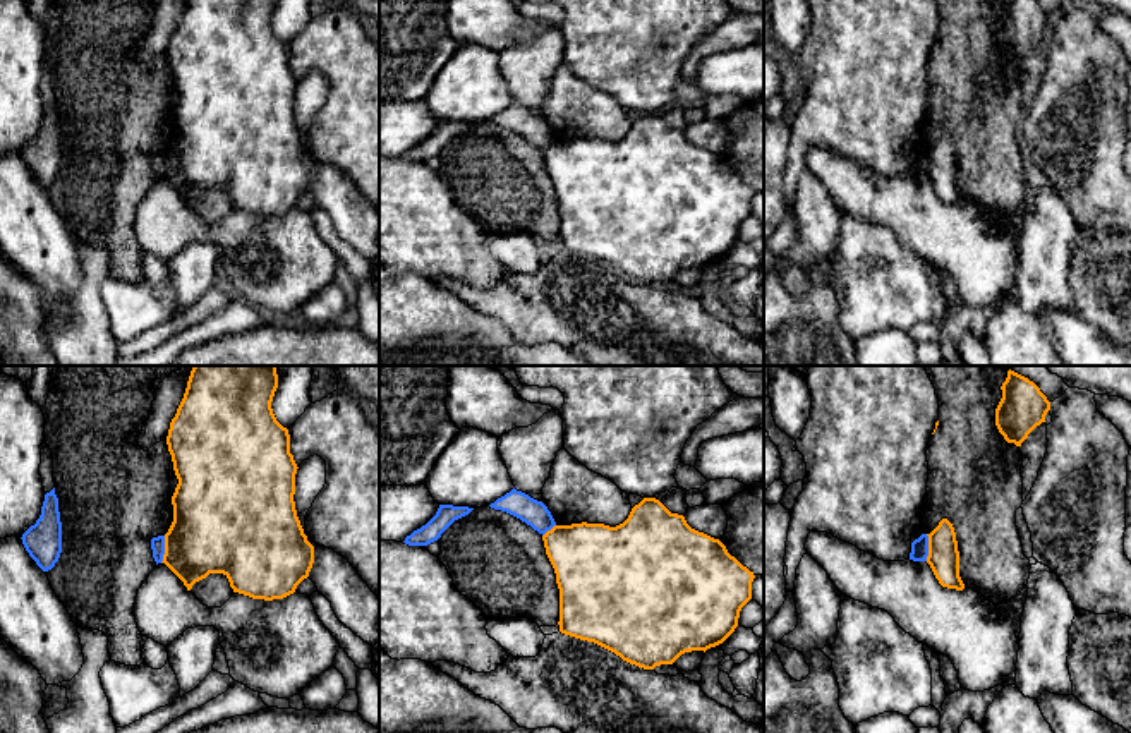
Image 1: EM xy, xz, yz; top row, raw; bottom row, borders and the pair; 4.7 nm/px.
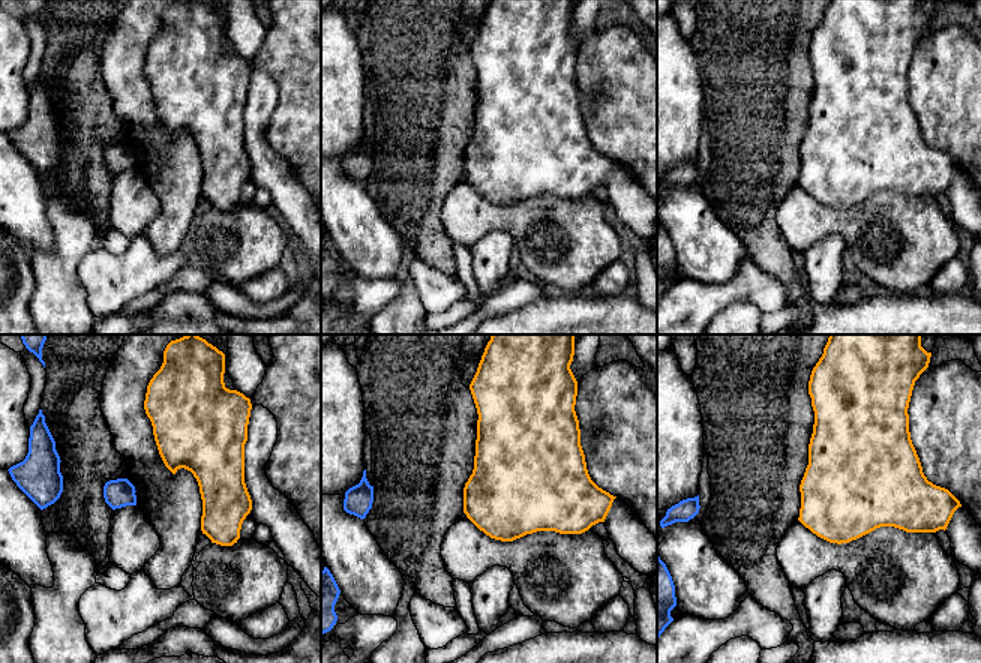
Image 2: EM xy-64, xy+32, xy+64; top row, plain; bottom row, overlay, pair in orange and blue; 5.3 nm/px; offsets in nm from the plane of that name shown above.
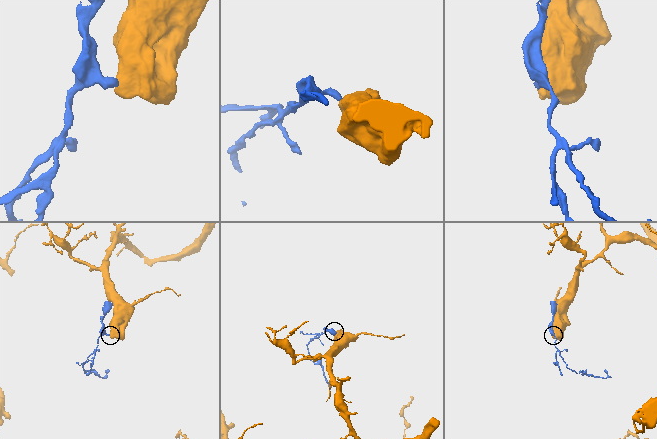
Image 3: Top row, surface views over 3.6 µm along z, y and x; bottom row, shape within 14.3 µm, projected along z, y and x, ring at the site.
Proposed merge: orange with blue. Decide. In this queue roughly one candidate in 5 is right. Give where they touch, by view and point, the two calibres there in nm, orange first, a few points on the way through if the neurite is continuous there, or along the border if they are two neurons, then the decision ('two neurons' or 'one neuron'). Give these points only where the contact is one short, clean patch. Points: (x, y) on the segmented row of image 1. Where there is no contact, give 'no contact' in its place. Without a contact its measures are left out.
meets orange in xy at (165, 550); 400 nm thick on the orange side, 60 nm on the other; border along xy (165, 536), (165, 553), (160, 562); two neurons

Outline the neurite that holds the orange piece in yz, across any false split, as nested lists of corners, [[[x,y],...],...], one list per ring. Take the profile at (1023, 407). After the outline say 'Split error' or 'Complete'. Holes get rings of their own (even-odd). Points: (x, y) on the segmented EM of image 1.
[[[1011,369],[1001,390],[995,426],[1007,443],[1021,446],[1028,434],[1045,422],[1050,402],[1033,381]]]. Complete

